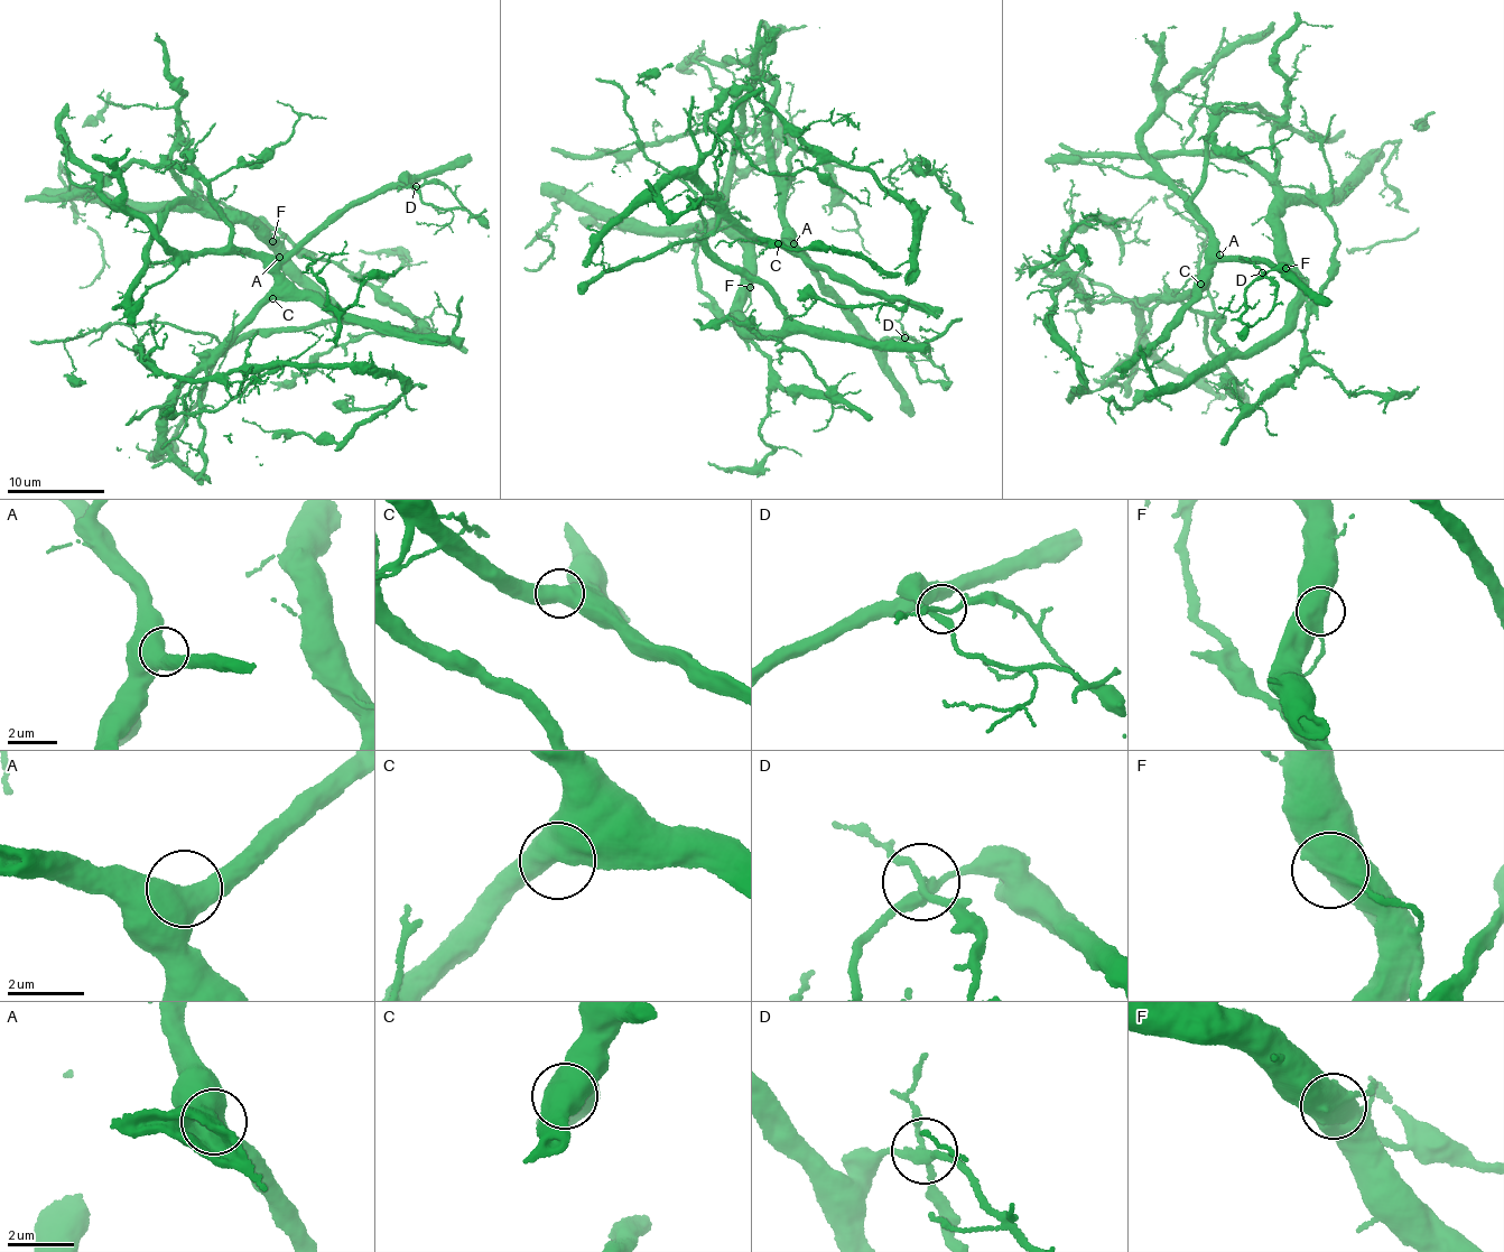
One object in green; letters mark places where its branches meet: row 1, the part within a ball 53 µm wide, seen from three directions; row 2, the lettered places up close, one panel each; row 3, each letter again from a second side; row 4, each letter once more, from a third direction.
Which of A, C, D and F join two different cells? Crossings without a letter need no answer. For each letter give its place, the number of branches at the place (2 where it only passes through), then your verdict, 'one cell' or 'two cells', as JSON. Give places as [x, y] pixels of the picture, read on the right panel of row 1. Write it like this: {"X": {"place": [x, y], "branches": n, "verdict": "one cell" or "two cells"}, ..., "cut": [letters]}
{"A": {"place": [1219, 254], "branches": 2, "verdict": "one cell"}, "C": {"place": [1200, 284], "branches": 2, "verdict": "one cell"}, "D": {"place": [1262, 272], "branches": 4, "verdict": "two cells"}, "F": {"place": [1286, 268], "branches": 2, "verdict": "two cells"}, "cut": ["D", "F"]}

